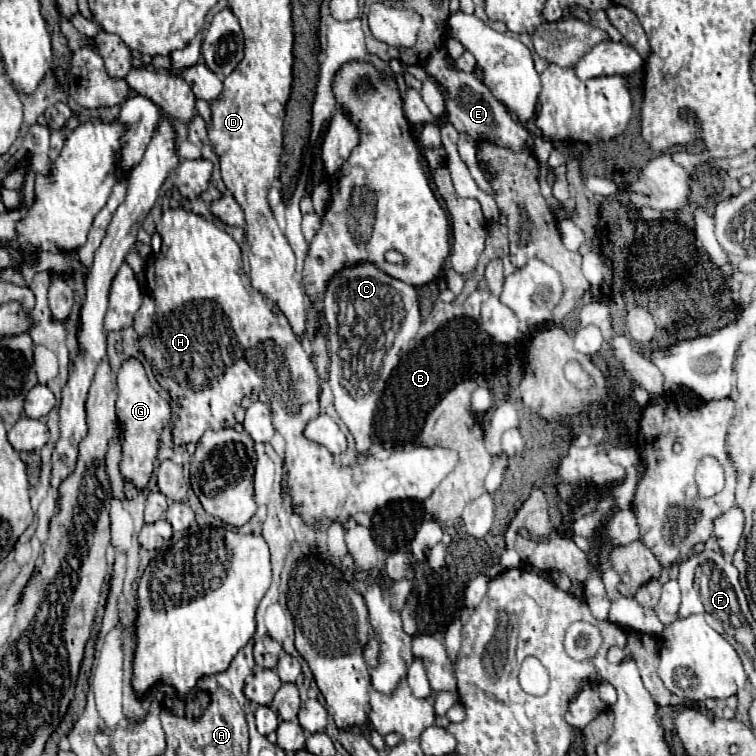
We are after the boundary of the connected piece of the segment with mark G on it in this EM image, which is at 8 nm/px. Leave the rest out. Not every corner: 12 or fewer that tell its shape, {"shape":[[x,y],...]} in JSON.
{"shape":[[139,359],[117,371],[125,429],[121,473],[139,491],[151,479],[171,405]]}

